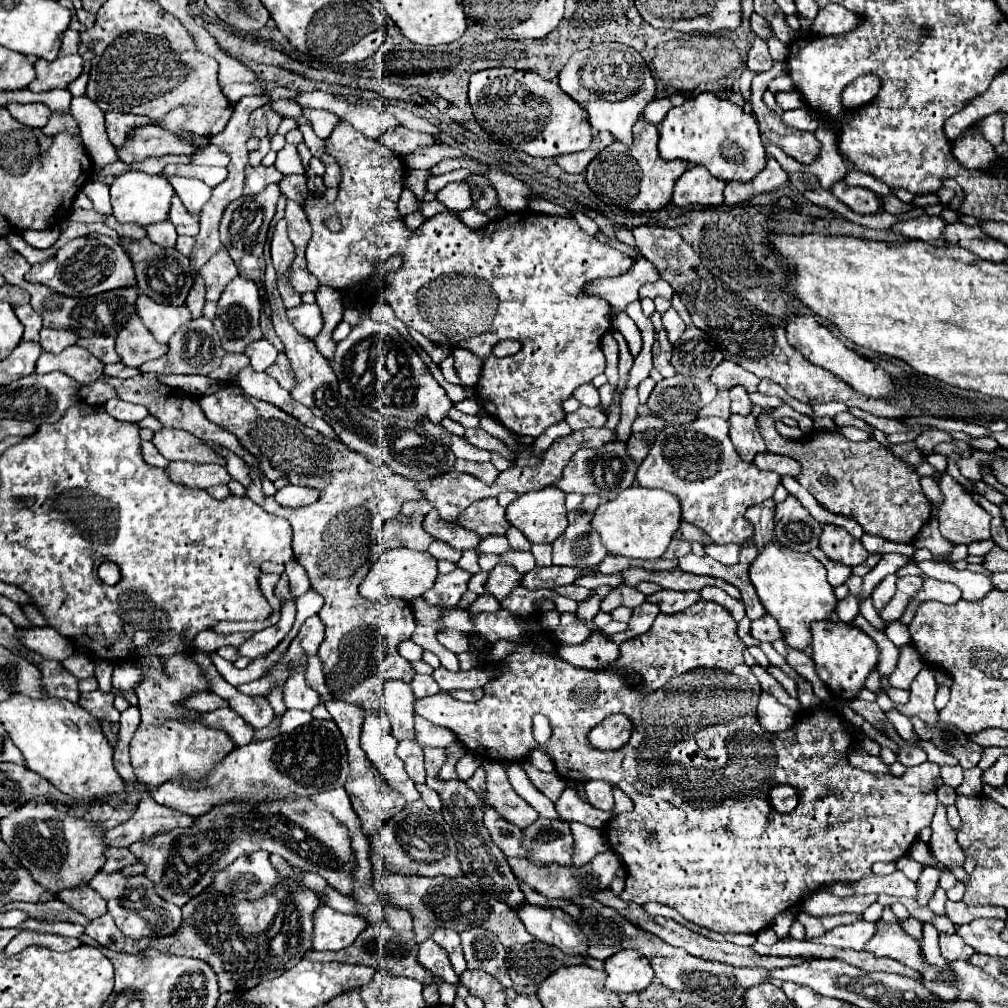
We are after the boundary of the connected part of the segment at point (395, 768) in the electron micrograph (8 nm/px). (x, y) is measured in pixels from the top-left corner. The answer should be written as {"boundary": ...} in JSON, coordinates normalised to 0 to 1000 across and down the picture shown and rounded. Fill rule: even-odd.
{"boundary":[[[379,700],[375,704],[363,704],[363,712],[359,718],[359,744],[371,756],[381,776],[395,784],[405,796],[417,792],[413,778],[403,768],[401,756],[393,750],[393,732],[387,728],[387,716],[383,712],[383,704]]]}

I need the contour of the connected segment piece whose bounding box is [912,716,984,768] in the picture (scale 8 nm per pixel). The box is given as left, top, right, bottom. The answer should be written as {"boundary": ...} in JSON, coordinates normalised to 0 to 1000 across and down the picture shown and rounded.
{"boundary":[[[905,712],[907,724],[915,732],[923,732],[931,742],[940,744],[946,752],[950,752],[954,762],[966,762],[970,754],[974,752],[976,742],[962,734],[960,728],[954,728],[954,724],[948,724],[948,720],[938,720],[935,716],[929,716],[927,720],[921,720],[913,712]]]}

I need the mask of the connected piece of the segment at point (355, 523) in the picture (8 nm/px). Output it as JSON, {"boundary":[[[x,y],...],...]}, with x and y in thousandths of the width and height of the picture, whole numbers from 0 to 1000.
{"boundary":[[[226,383],[214,391],[208,393],[200,393],[196,395],[196,401],[200,403],[200,409],[204,411],[204,415],[208,419],[212,419],[214,423],[230,429],[232,433],[236,433],[236,438],[258,458],[258,468],[260,472],[264,472],[266,476],[274,476],[274,474],[284,474],[288,480],[298,480],[298,482],[310,482],[315,484],[319,494],[304,504],[280,504],[272,493],[264,493],[260,490],[260,474],[258,470],[250,464],[250,460],[246,460],[248,466],[248,474],[250,480],[244,482],[244,492],[248,496],[252,496],[256,502],[259,502],[266,509],[273,509],[284,514],[290,522],[290,546],[292,546],[292,554],[298,562],[302,562],[310,585],[313,585],[319,593],[321,593],[321,601],[315,607],[319,619],[323,621],[321,627],[321,637],[317,639],[317,655],[321,659],[321,671],[323,671],[323,679],[327,683],[327,687],[333,692],[345,694],[345,696],[357,696],[359,702],[375,702],[379,698],[379,677],[385,673],[395,673],[401,677],[407,677],[411,671],[411,663],[407,657],[403,657],[403,653],[397,651],[395,647],[395,639],[397,635],[405,635],[413,623],[413,615],[411,615],[411,607],[409,601],[405,597],[399,595],[391,595],[391,593],[383,593],[377,597],[367,597],[363,593],[359,593],[355,589],[355,579],[361,575],[365,563],[375,556],[375,552],[379,550],[379,544],[373,540],[373,530],[375,526],[381,522],[381,518],[385,518],[387,514],[391,514],[401,498],[407,496],[425,496],[427,500],[431,500],[431,504],[437,506],[437,512],[442,514],[442,518],[454,518],[456,510],[470,498],[476,494],[486,494],[486,492],[494,492],[500,486],[508,486],[508,488],[526,488],[526,486],[536,486],[540,482],[550,480],[552,476],[556,476],[560,462],[565,458],[565,452],[575,446],[575,444],[593,444],[601,438],[605,438],[609,435],[609,427],[603,425],[579,425],[579,427],[571,427],[565,433],[560,433],[556,437],[550,438],[550,442],[546,442],[546,446],[540,450],[538,458],[530,464],[512,464],[506,462],[504,466],[496,468],[496,472],[490,476],[490,480],[478,480],[474,478],[474,474],[466,472],[466,470],[458,470],[454,466],[448,466],[446,470],[437,470],[435,474],[427,474],[423,478],[411,478],[407,474],[399,474],[397,470],[385,466],[383,462],[375,462],[369,456],[361,454],[359,450],[347,446],[343,440],[339,440],[337,437],[331,435],[323,435],[319,431],[315,431],[313,427],[308,427],[306,423],[300,423],[300,419],[296,419],[294,415],[288,415],[288,411],[284,411],[282,407],[276,407],[272,401],[264,401],[260,397],[248,395],[244,393],[236,383]]]}

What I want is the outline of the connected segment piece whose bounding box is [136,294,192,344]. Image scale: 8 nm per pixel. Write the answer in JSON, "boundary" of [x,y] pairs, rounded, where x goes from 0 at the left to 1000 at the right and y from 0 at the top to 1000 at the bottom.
{"boundary":[[[143,292],[135,300],[135,308],[145,325],[153,331],[159,341],[167,341],[169,335],[179,327],[179,323],[190,317],[190,312],[188,308],[185,308],[185,304],[177,306],[167,302],[155,302]]]}

